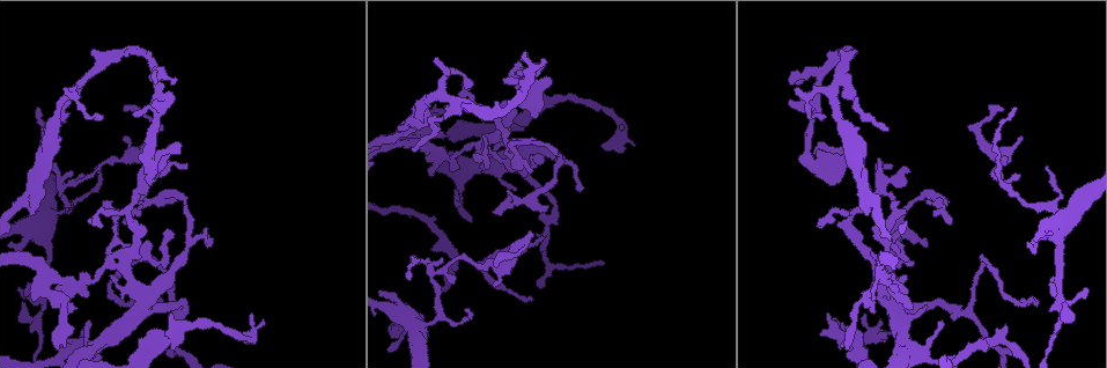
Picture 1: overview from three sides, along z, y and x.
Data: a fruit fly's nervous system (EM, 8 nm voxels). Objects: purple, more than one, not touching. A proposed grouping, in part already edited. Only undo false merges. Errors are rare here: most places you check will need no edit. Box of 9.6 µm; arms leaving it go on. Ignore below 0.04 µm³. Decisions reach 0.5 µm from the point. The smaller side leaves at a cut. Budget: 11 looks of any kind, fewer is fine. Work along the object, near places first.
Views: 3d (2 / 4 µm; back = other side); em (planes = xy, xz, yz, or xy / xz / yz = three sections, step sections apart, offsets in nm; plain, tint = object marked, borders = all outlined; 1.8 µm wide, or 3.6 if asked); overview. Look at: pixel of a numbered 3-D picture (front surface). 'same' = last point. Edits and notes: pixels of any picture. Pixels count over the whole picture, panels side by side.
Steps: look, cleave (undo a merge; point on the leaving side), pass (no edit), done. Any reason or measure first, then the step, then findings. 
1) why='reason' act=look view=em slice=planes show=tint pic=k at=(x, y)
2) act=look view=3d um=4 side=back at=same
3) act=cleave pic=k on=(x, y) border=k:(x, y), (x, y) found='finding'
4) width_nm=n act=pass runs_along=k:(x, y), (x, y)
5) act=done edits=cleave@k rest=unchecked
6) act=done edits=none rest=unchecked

why='sharp bend' act=look view=em slice=planes show=tint pic=1 at=(51, 278)

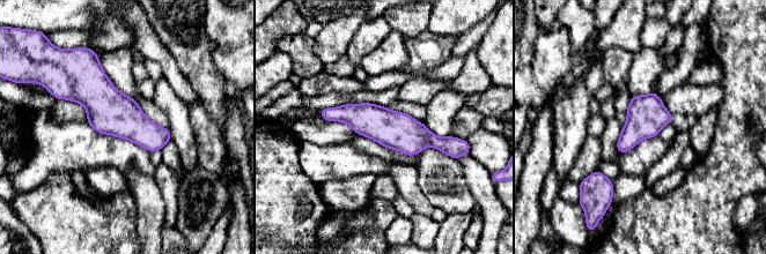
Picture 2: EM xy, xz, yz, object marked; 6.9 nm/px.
width_nm=260 act=pass runs_along=2:(322, 112), (453, 141) found='continuous, no second neuron'

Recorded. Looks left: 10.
why='abrupt turn' act=look view=em um=3.6 slice=xz step=4 show=borders pic=1 at=(497, 137)

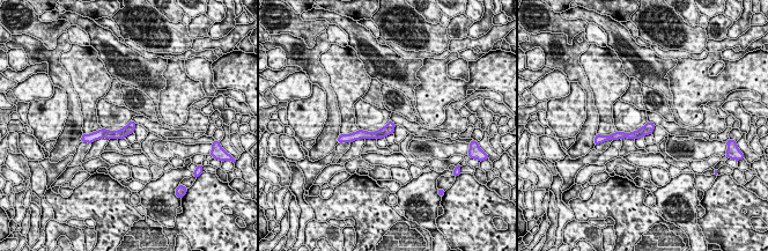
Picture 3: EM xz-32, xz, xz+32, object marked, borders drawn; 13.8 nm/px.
act=pass runs_along=3:(133, 124), (120, 134), (97, 135) found='one neuron here'

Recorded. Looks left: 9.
why='thin arm on a thick one' act=look view=em um=3.6 slice=planes show=tint pic=1 at=(420, 326)

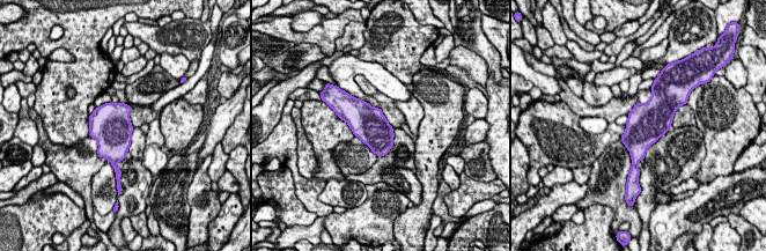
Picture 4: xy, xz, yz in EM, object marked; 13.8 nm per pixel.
width_nm=480 act=pass found='one neuron here'

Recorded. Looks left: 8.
why='abrupt turn' act=look view=em slice=yz step=8 show=borders pic=1 at=(253, 339)

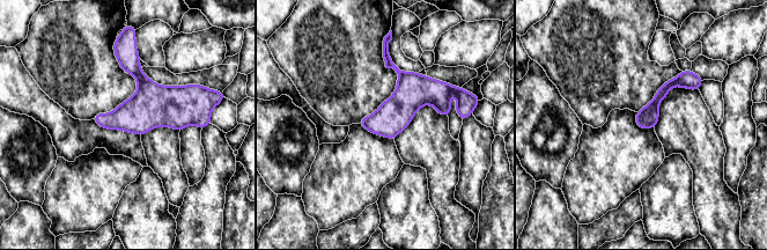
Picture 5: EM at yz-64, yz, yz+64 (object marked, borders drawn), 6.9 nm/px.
why='cut it another way' act=look view=em slice=planes show=borders at=same

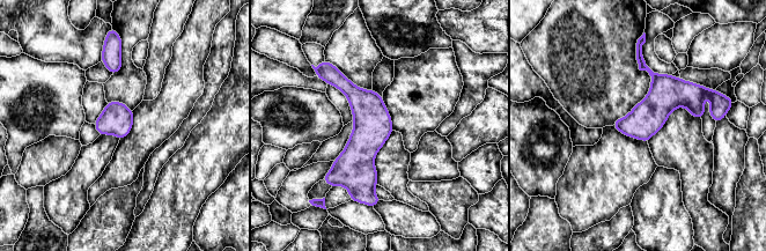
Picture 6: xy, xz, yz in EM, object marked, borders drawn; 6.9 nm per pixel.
act=pass runs_along=6:(334, 71), (363, 104), (367, 191) found='one neuron here'

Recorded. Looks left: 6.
act=done edits=none rest=unchecked

